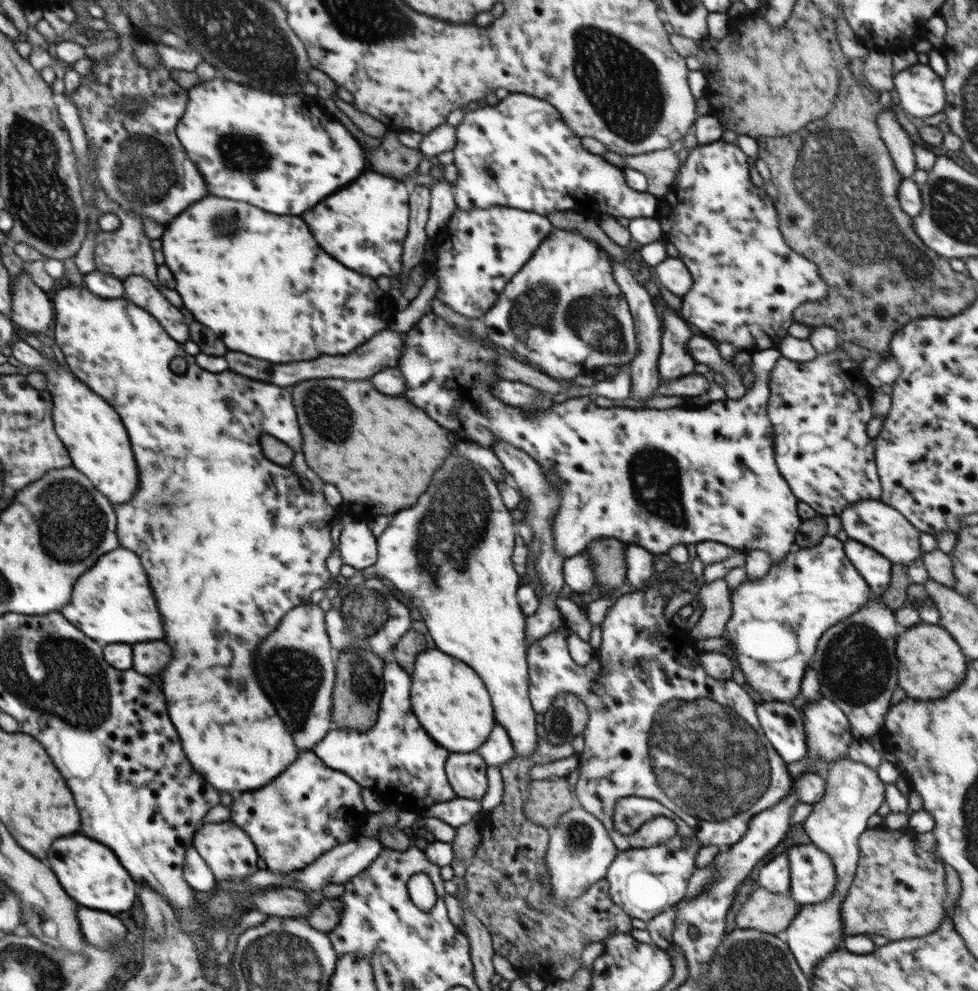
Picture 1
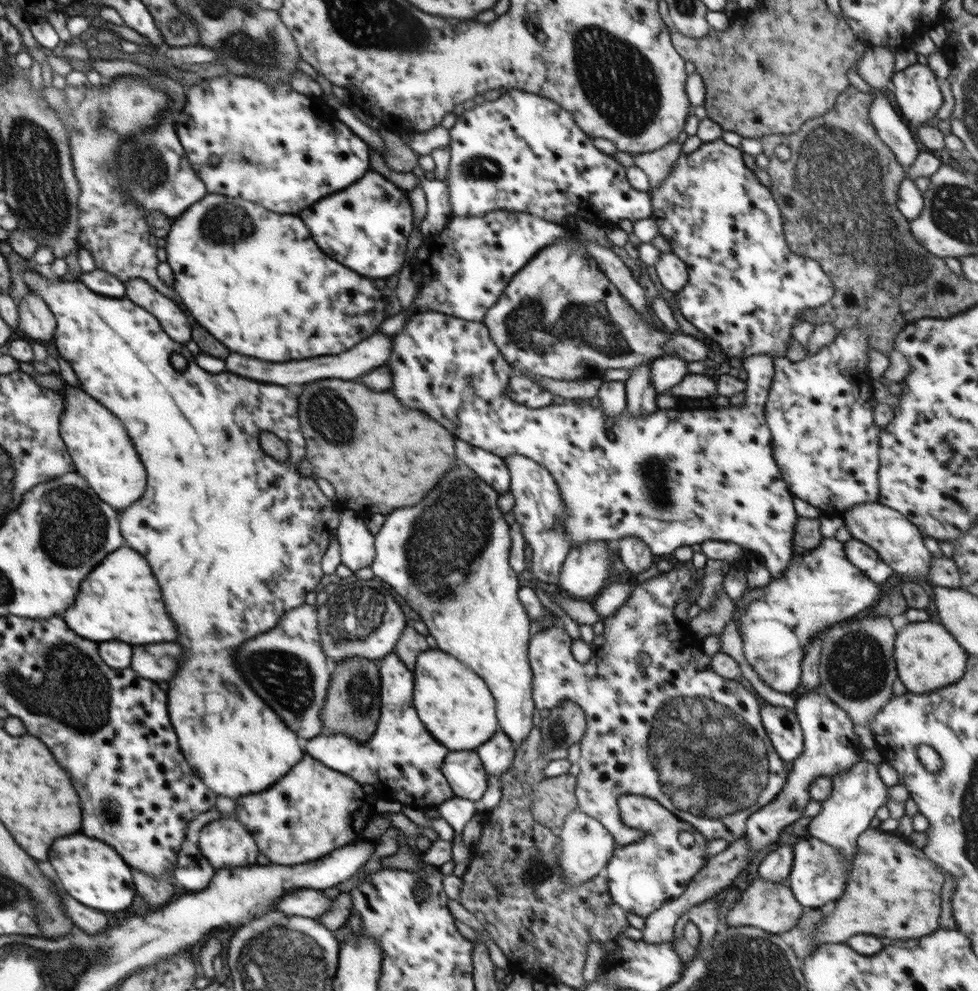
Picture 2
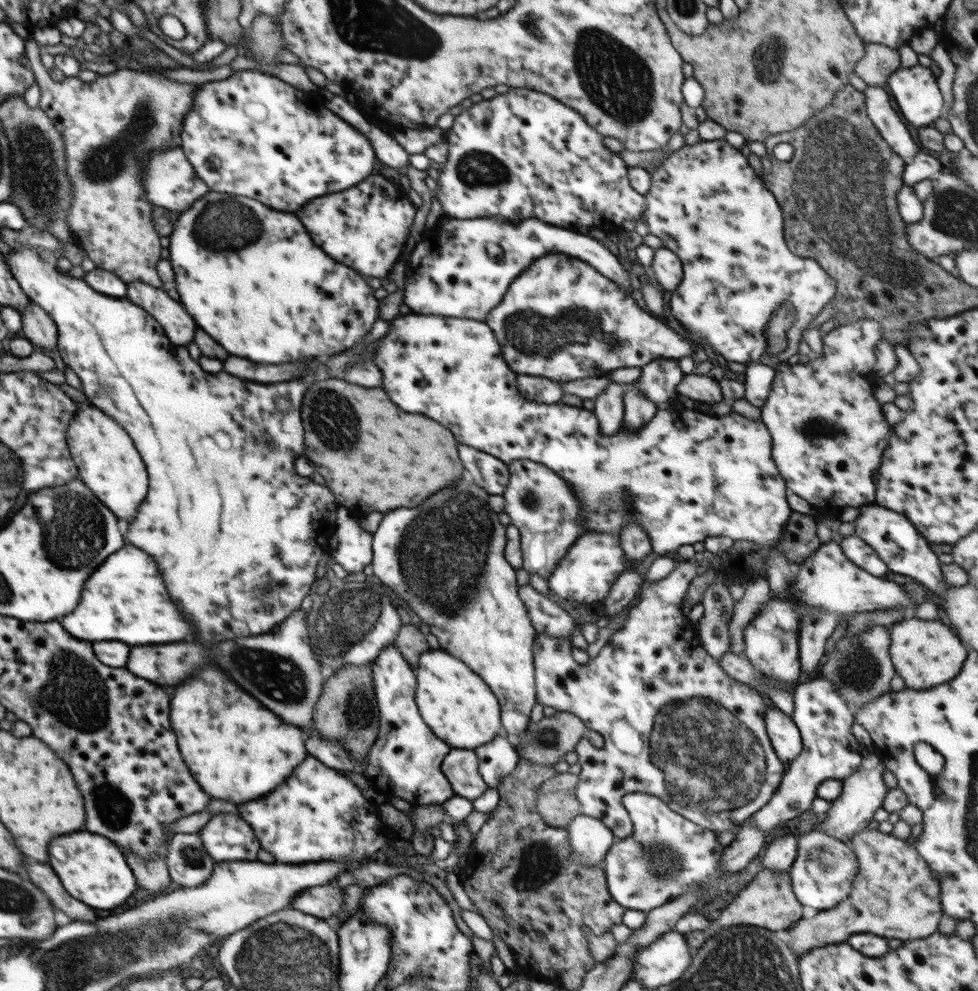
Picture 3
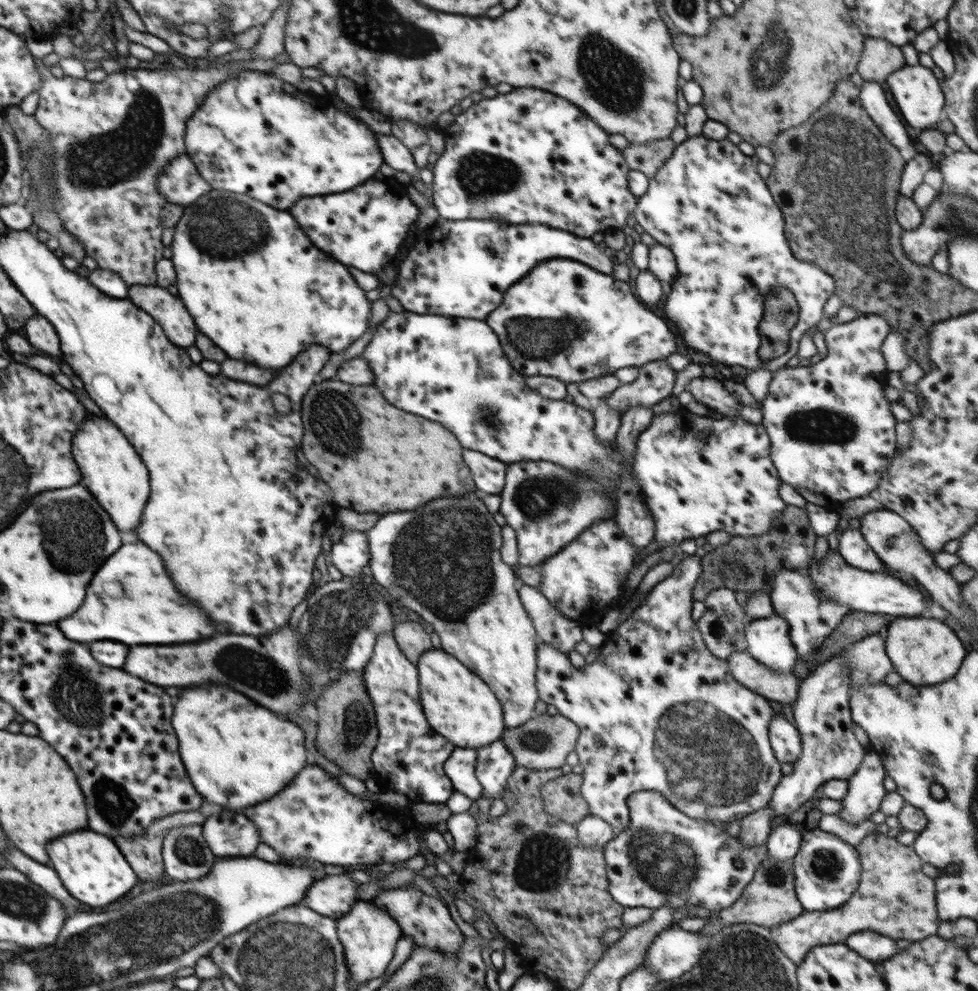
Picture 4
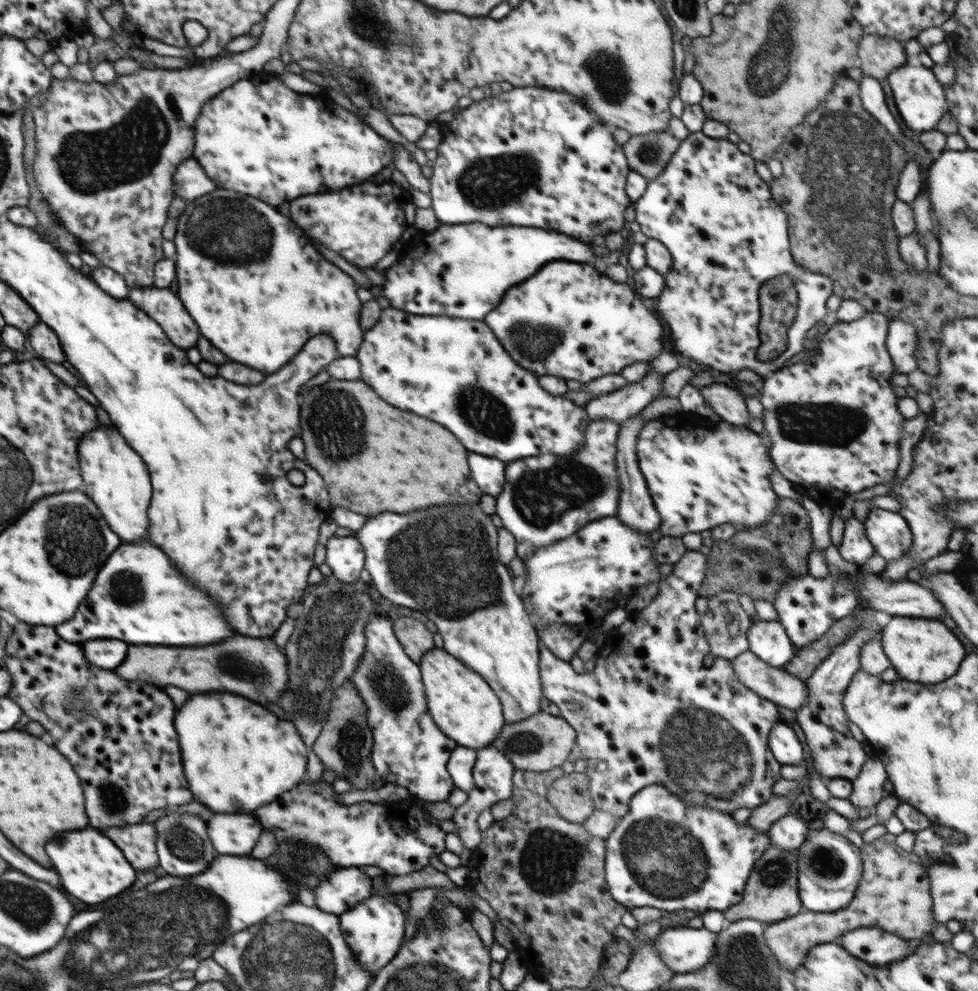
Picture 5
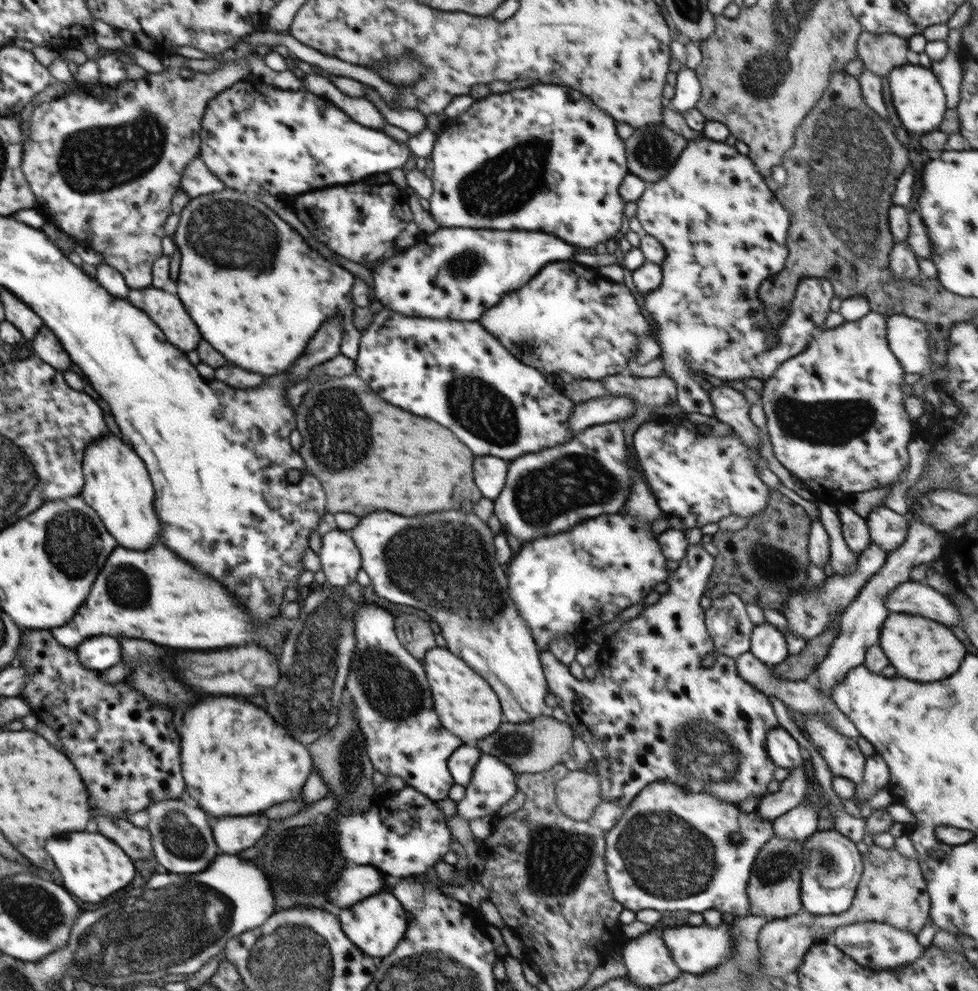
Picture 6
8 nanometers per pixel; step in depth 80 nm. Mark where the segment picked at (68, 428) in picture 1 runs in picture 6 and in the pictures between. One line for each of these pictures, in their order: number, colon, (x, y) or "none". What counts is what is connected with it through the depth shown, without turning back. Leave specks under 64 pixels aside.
2: (104, 455)
3: (108, 462)
4: (113, 472)
5: (114, 475)
6: (117, 485)

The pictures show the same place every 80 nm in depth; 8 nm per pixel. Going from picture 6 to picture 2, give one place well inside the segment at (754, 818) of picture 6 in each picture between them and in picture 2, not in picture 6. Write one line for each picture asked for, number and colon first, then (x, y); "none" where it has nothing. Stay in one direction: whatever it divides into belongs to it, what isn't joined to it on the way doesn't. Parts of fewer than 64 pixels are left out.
2: (642, 876)
3: (666, 856)
4: (663, 857)
5: (662, 854)

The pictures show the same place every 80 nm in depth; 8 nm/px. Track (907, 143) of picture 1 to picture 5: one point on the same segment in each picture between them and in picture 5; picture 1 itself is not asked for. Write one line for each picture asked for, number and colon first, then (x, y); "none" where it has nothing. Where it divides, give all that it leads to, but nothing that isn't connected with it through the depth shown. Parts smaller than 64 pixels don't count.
2: (891, 130)
3: (887, 121)
4: (872, 96)
5: (872, 96)

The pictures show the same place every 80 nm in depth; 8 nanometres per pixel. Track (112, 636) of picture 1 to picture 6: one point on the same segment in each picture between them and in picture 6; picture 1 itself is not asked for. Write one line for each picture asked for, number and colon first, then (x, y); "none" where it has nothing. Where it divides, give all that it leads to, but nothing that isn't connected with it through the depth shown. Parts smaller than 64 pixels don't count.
2: (120, 600)
3: (126, 600)
4: (131, 599)
5: (165, 608)
6: (187, 610)

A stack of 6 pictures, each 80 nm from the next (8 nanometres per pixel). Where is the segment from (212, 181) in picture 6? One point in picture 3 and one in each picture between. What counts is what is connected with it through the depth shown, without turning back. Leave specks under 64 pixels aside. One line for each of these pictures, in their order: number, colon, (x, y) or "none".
3: (169, 181)
4: (180, 183)
5: (190, 182)

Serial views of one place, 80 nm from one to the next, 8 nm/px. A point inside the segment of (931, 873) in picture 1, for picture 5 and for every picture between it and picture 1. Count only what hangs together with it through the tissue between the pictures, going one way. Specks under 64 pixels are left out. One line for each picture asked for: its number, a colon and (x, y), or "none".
2: (894, 891)
3: (894, 895)
4: (894, 897)
5: (894, 894)

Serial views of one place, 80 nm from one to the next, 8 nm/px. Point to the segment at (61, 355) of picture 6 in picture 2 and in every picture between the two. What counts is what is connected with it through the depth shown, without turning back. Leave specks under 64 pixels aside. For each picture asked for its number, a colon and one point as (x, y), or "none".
2: (36, 320)
3: (38, 327)
4: (42, 336)
5: (42, 340)

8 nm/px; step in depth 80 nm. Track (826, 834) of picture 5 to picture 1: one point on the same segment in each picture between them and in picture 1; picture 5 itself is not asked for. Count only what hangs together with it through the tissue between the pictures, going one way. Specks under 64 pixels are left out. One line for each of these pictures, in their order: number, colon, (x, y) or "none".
1: (813, 878)
2: (819, 873)
3: (821, 876)
4: (827, 870)

